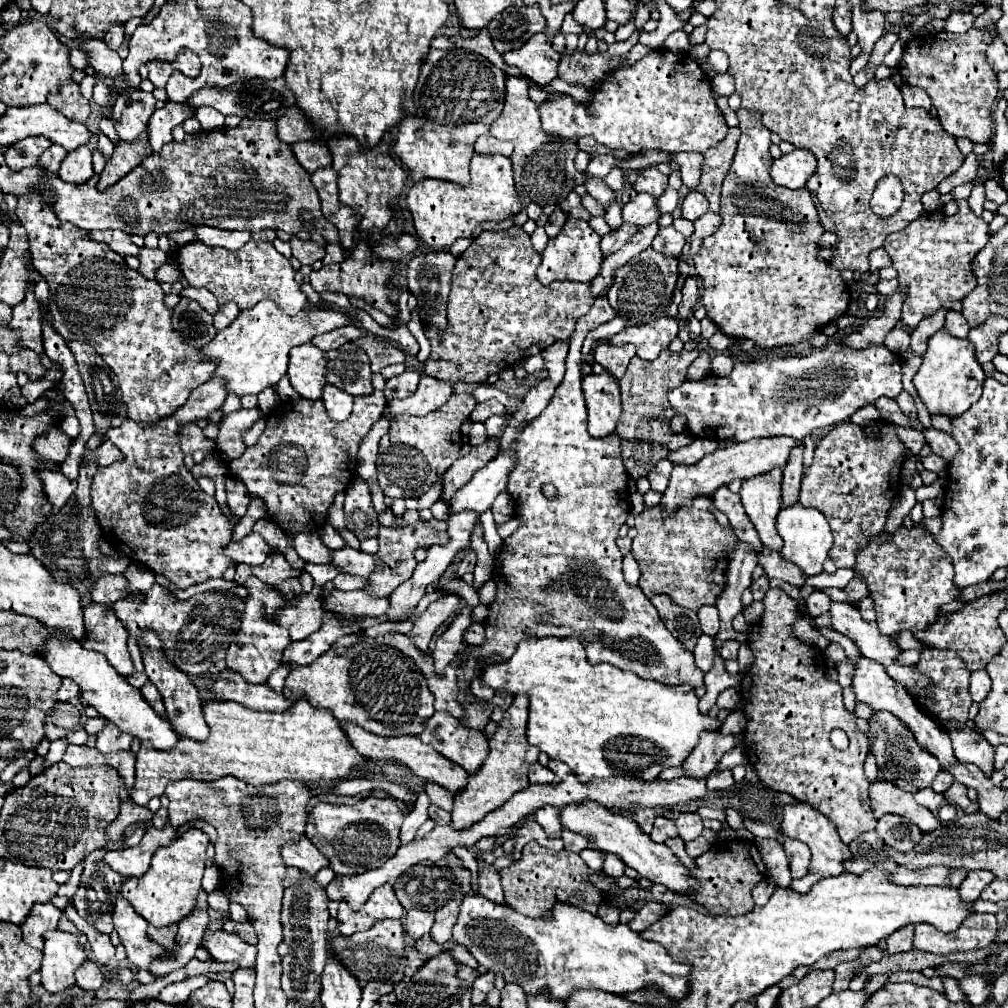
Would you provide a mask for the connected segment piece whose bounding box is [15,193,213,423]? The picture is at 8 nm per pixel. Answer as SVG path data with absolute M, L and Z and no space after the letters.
M29 193L27 197L19 197L15 215L17 221L27 229L31 261L49 283L49 313L53 317L55 331L65 341L89 343L105 359L105 363L119 379L119 389L129 419L155 423L157 419L179 409L193 389L211 379L213 363L201 363L199 351L195 347L189 347L171 327L171 309L163 305L165 293L157 281L143 279L139 271L127 267L125 259L109 249L109 245L91 241L87 237L87 231L73 227L71 223L51 225L51 221L57 219L51 211L49 195Z

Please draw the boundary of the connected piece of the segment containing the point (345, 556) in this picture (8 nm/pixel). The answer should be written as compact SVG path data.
M345 547L345 549L335 551L335 555L333 555L333 565L341 567L345 573L369 577L369 575L379 567L379 561L377 561L375 555L371 555L371 553L363 553L363 551L359 551L359 549Z

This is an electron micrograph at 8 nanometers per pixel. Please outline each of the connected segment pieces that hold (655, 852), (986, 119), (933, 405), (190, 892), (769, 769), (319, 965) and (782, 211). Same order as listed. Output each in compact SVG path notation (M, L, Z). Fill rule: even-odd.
M593 801L563 805L559 811L559 819L561 819L563 829L583 835L593 847L597 847L603 853L617 855L627 867L633 867L641 877L647 877L653 883L661 883L667 889L677 891L677 893L689 891L689 885L687 885L689 869L679 863L679 859L669 851L669 847L665 847L663 843L661 845L655 843L647 833L643 833L633 819L629 819L621 813L615 813L607 807L601 807Z
M969 29L963 35L947 31L919 35L907 41L899 61L903 81L913 87L921 87L931 95L943 129L953 137L965 137L973 143L987 143L993 137L991 107L997 99L999 87L985 55L991 41L993 35L979 29Z
M945 329L937 331L929 339L923 365L913 377L917 395L925 403L927 411L931 415L947 415L951 419L963 415L975 401L979 401L983 391L983 381L985 381L983 367L977 363L973 355L973 345L967 339L957 339L949 335Z
M189 829L171 845L159 847L151 859L151 869L143 877L129 877L121 887L121 897L127 899L133 909L153 927L167 927L171 923L179 923L183 917L189 915L191 907L195 905L197 891L201 889L207 843L209 837L201 829Z
M769 589L763 603L765 603L765 613L761 621L751 627L747 639L755 655L755 661L741 679L743 711L747 717L745 753L749 757L749 763L755 767L759 779L767 787L789 793L797 801L805 801L817 807L823 815L827 815L835 823L841 841L849 843L861 833L873 831L877 825L877 819L871 809L869 781L863 771L863 763L869 751L869 741L863 733L859 733L855 725L855 717L845 709L843 689L837 683L827 681L825 667L819 661L817 649L799 641L793 635L791 625L799 617L797 601L791 599L781 589ZM831 729L843 729L849 735L849 747L845 751L839 751L829 743Z
M305 875L301 885L285 889L281 923L289 953L283 957L281 985L287 999L299 1007L311 1007L321 997L321 973L327 963L327 921L327 893L317 887L311 875Z
M743 107L737 111L739 117L739 127L741 127L741 137L739 137L739 147L735 153L735 159L731 163L731 171L725 177L723 183L723 191L721 191L721 225L719 229L703 241L703 249L699 255L695 255L695 273L701 277L703 283L703 305L707 309L707 317L729 337L737 337L737 339L751 339L755 341L755 347L759 349L771 349L771 347L781 347L781 345L797 345L803 339L809 339L815 331L827 327L831 321L835 321L839 315L847 313L849 307L849 299L851 299L851 291L847 287L847 283L841 279L841 273L837 269L833 269L829 265L829 261L823 261L817 257L817 253L821 251L819 247L819 239L825 233L821 221L819 221L819 213L817 213L817 205L811 199L811 193L807 189L787 189L787 187L779 187L773 183L769 169L771 169L771 155L769 155L769 147L771 147L771 131L761 123L761 113L757 111L745 111Z

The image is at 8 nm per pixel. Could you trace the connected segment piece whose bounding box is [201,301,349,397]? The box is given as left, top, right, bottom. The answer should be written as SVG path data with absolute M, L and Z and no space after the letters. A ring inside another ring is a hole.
M259 301L255 307L239 311L237 319L215 335L211 343L201 349L201 357L215 361L217 369L213 377L225 381L225 389L237 397L257 395L265 387L273 387L287 373L287 357L295 345L309 343L315 335L333 331L349 323L341 311L333 309L303 309L297 317L285 315L273 301Z

